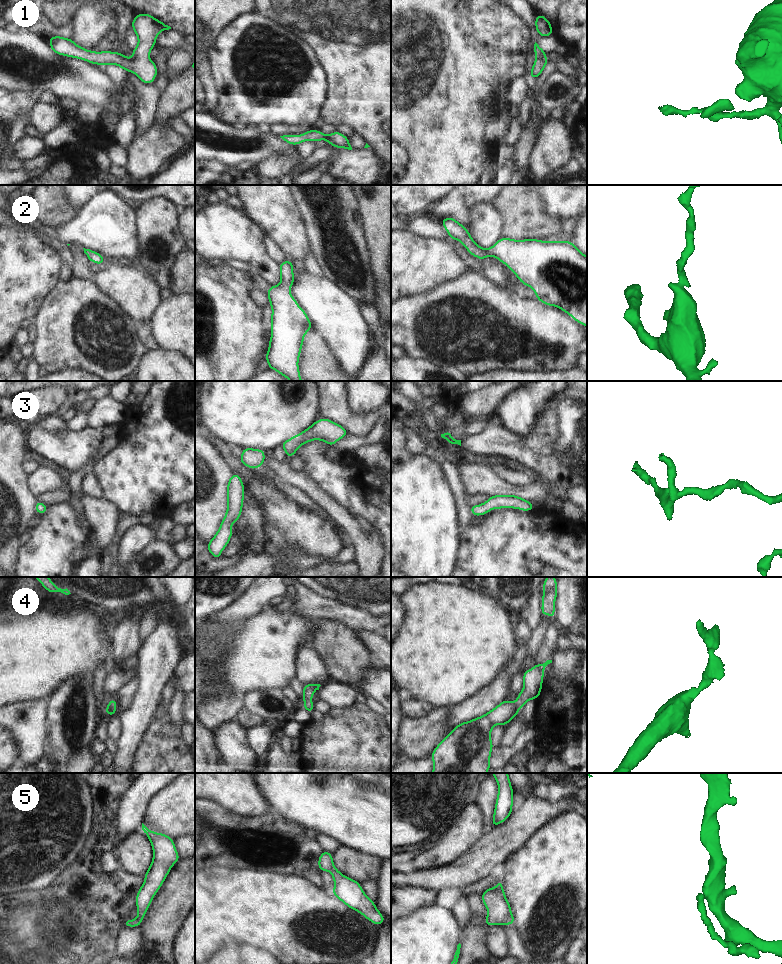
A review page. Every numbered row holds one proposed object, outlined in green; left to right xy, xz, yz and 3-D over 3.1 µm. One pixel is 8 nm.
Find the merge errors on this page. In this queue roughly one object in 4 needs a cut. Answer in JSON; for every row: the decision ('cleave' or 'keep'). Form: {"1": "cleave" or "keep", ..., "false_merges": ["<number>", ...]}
{"1": "keep", "2": "keep", "3": "keep", "4": "keep", "5": "keep", "false_merges": []}

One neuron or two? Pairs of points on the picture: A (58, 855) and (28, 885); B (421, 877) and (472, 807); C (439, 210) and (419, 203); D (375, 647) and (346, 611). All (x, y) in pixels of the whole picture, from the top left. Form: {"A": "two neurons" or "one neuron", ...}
{"A": "one neuron", "B": "two neurons", "C": "two neurons", "D": "two neurons"}

